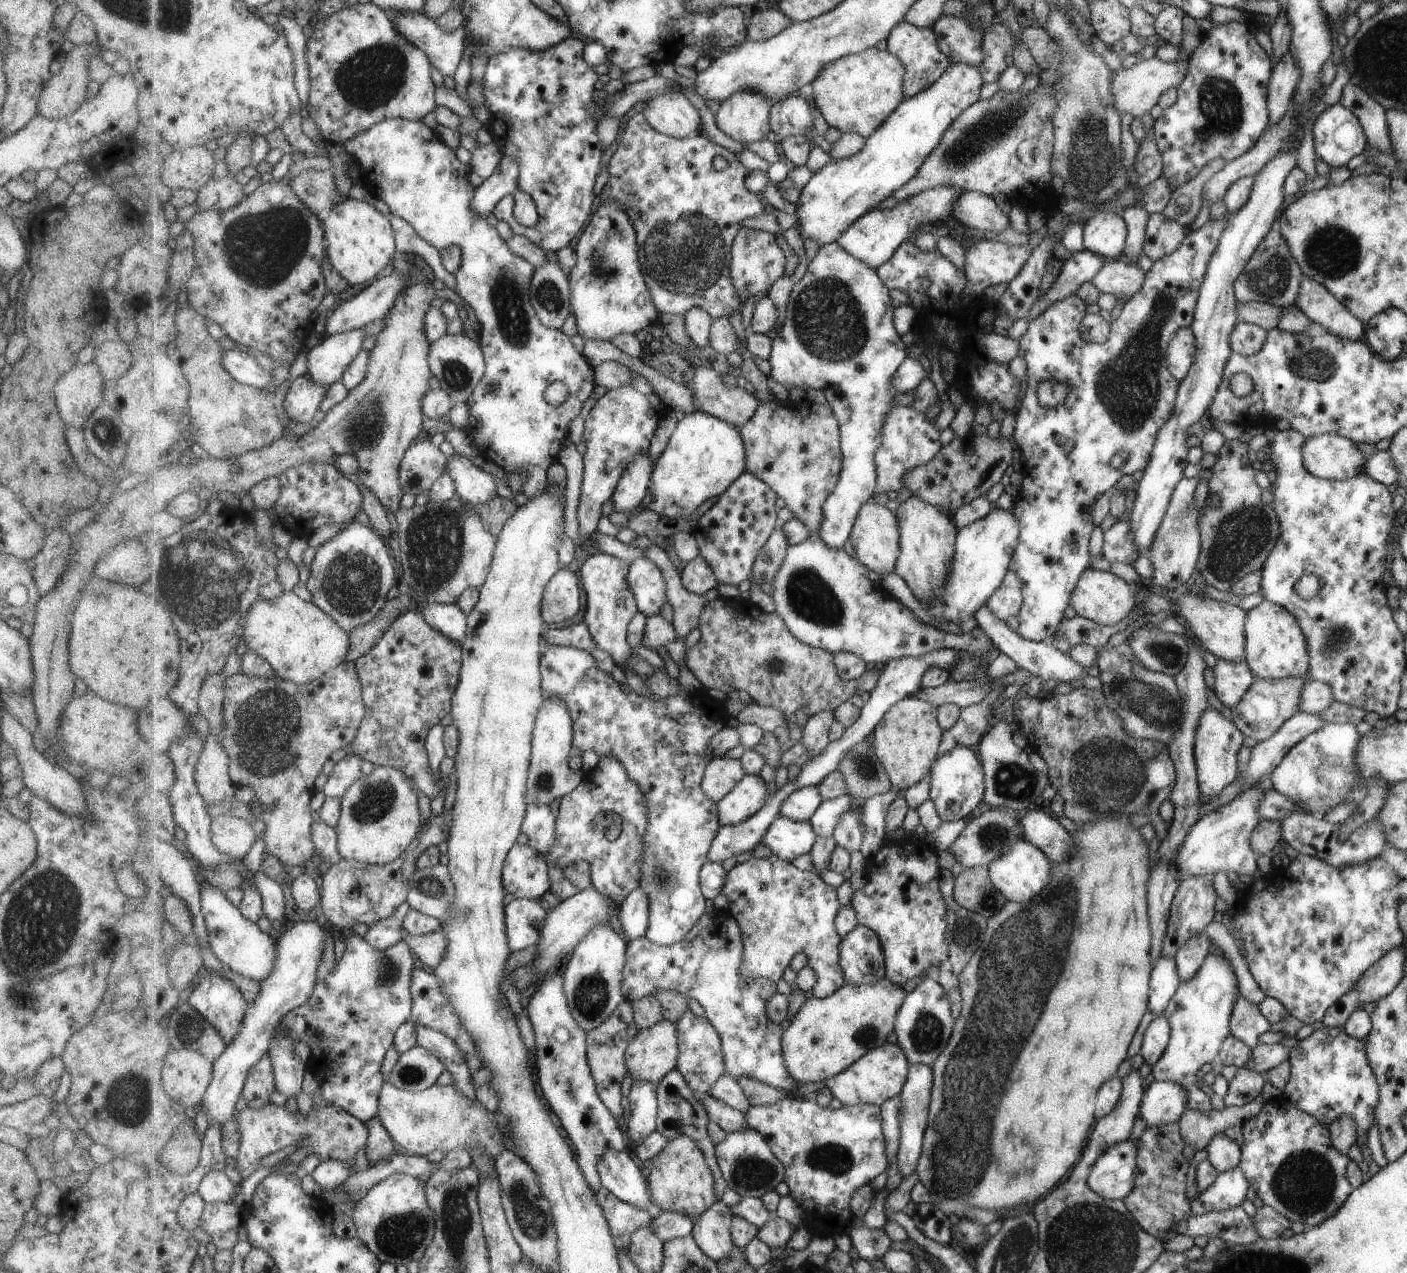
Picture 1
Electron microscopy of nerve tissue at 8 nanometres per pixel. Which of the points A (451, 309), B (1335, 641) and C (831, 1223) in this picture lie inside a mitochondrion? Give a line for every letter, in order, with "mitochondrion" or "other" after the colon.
A: other
B: mitochondrion
C: other

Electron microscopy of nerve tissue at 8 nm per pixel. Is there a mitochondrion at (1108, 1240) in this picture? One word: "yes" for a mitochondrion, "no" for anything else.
yes

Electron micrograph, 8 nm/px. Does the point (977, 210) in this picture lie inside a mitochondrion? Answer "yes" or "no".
no

